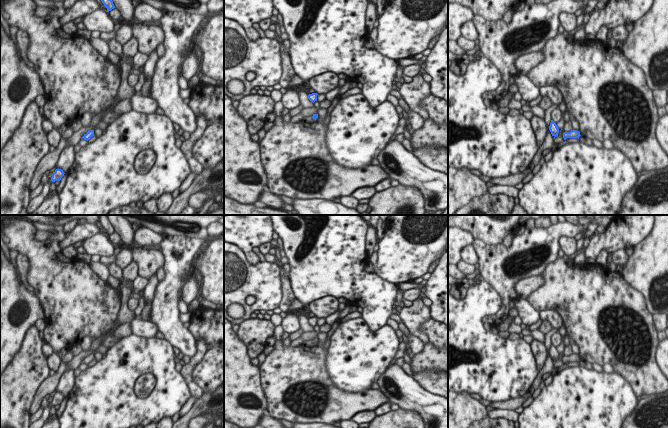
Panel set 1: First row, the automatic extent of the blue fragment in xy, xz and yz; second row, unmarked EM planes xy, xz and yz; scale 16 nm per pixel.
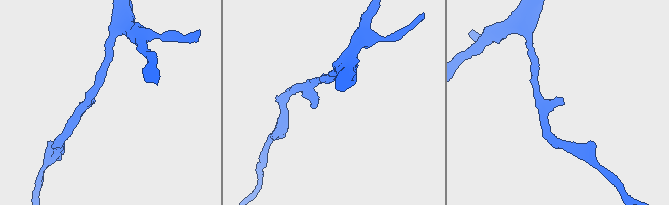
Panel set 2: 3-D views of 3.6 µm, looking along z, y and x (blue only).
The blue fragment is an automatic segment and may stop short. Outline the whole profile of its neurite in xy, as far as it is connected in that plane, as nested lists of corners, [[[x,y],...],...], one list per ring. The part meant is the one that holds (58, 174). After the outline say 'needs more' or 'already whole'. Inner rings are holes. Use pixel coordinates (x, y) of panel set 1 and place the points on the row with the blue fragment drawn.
[[[56,169],[53,172],[52,177],[49,179],[49,181],[43,185],[43,189],[42,189],[41,193],[37,197],[35,197],[29,201],[29,203],[26,207],[26,212],[28,214],[32,214],[44,201],[46,196],[49,194],[50,184],[55,181],[60,181],[61,178],[64,176],[64,174],[65,173],[61,169]]]; needs more

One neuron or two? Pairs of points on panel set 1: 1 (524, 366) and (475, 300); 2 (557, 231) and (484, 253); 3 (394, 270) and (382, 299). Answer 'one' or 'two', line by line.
1: one
2: one
3: two

